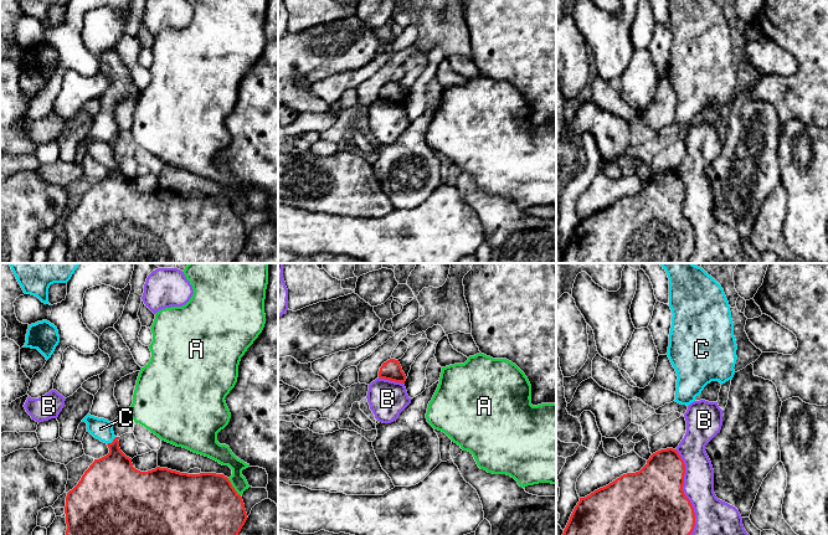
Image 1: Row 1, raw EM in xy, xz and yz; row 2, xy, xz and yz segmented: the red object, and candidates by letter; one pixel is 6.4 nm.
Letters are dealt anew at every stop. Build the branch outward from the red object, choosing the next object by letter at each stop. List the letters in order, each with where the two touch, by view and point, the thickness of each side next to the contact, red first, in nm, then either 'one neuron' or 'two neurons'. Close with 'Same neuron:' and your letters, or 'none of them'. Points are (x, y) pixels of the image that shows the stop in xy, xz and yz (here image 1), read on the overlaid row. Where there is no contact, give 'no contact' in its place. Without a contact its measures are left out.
A: xy (232, 487) | 400/120 nm | two neurons
B: yz (683, 492) | 440/240 nm | two neurons
C: xy (112, 442) | 340/140 nm | one neuron
Same neuron: C

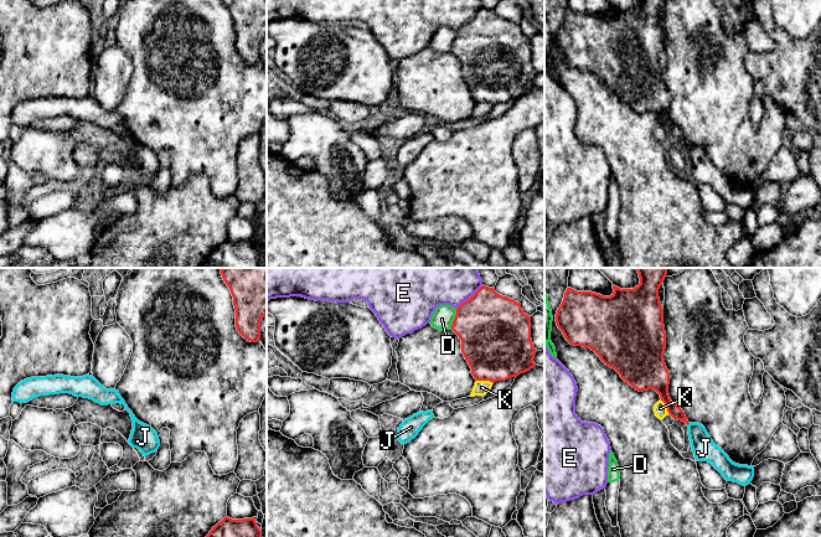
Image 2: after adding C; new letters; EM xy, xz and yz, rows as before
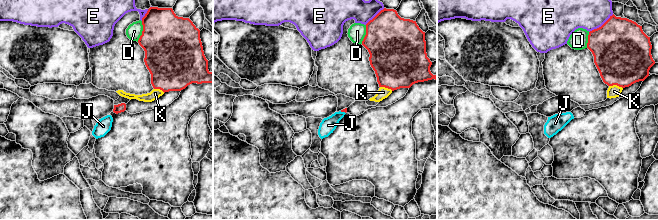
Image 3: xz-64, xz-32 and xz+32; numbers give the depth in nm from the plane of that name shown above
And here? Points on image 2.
D: xz (454, 319) | 440/140 nm | two neurons
E: xz (470, 298) | 440/440 nm | two neurons
J: no contact | two neurons
K: xz (485, 380) | 440/100 nm | two neurons
Same neuron: none of them

